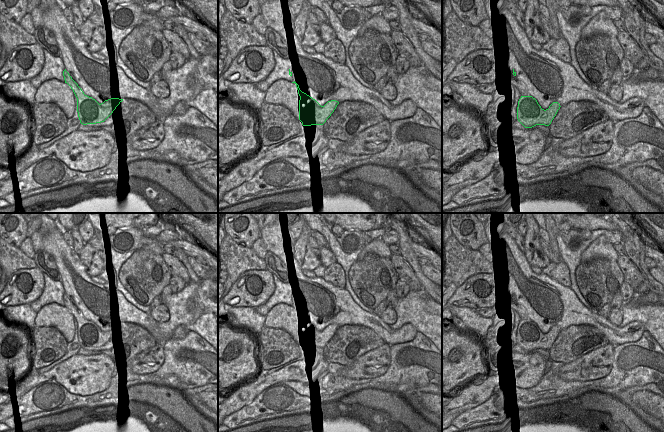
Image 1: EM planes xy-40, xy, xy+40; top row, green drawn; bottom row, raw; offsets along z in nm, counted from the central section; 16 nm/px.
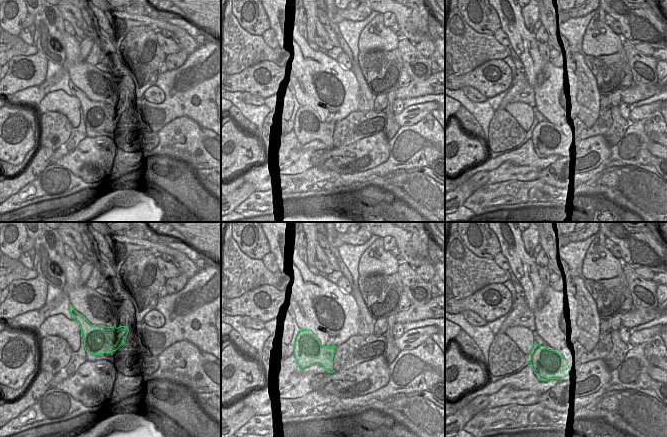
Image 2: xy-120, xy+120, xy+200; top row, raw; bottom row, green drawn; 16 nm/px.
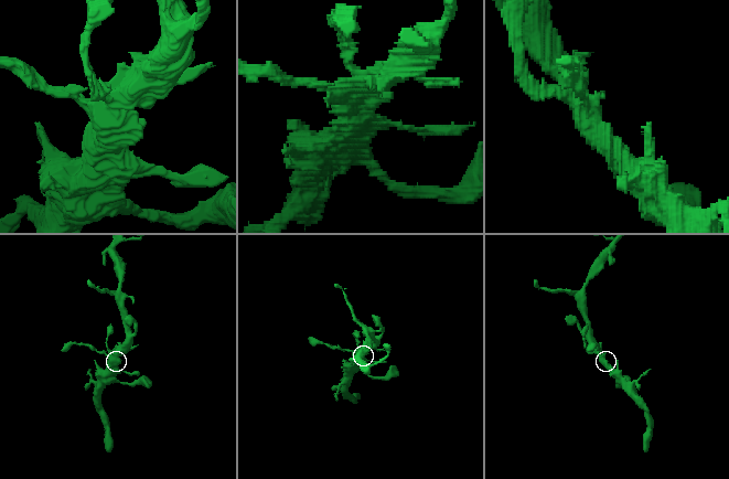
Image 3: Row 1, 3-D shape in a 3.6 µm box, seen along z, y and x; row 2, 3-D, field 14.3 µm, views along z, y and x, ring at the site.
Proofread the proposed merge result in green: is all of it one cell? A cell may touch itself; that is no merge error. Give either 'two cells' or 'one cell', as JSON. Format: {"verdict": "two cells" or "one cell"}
{"verdict": "one cell"}

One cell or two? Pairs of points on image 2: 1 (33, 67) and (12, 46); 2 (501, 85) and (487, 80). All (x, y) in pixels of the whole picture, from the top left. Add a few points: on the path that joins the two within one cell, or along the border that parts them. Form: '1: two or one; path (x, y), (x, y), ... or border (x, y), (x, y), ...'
1: two; border (37, 49), (34, 54), (14, 55), (10, 60)
2: one; path (498, 82), (490, 81)

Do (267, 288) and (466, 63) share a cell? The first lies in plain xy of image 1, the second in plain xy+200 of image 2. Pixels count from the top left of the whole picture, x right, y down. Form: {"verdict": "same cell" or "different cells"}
{"verdict": "different cells"}

